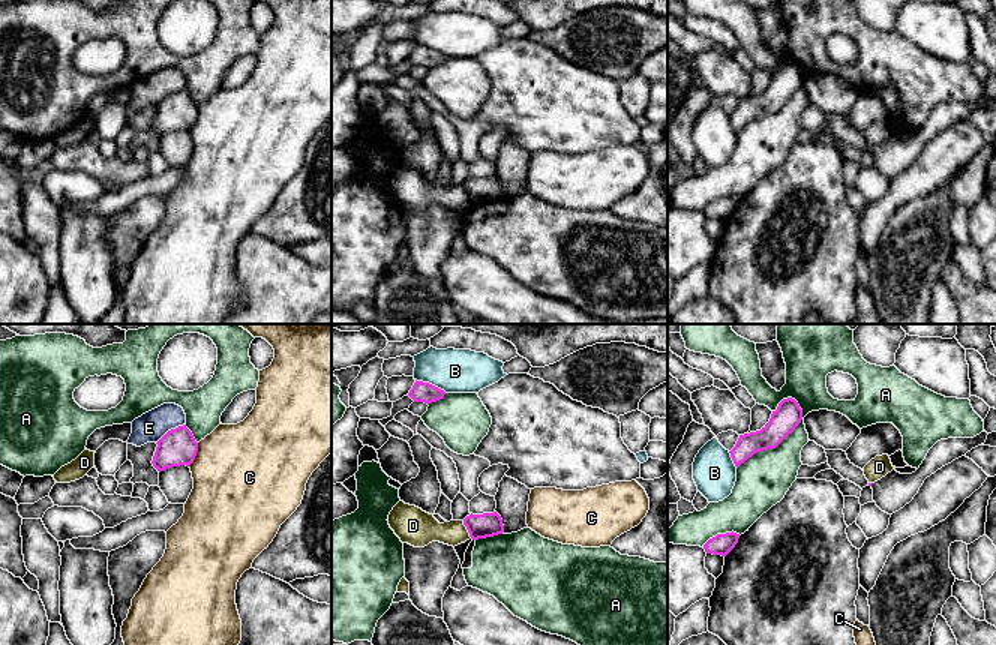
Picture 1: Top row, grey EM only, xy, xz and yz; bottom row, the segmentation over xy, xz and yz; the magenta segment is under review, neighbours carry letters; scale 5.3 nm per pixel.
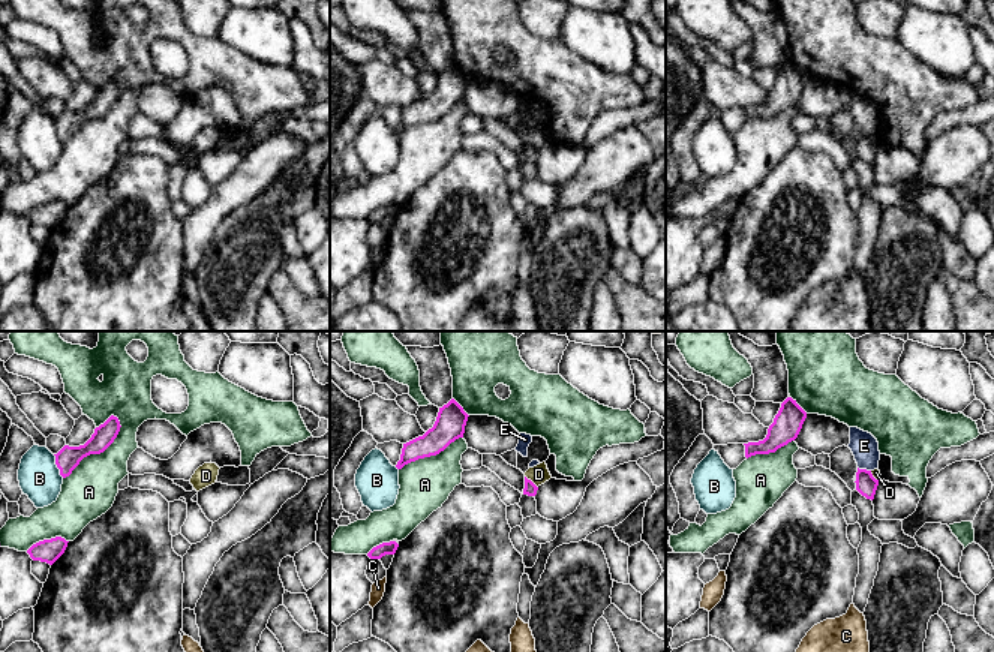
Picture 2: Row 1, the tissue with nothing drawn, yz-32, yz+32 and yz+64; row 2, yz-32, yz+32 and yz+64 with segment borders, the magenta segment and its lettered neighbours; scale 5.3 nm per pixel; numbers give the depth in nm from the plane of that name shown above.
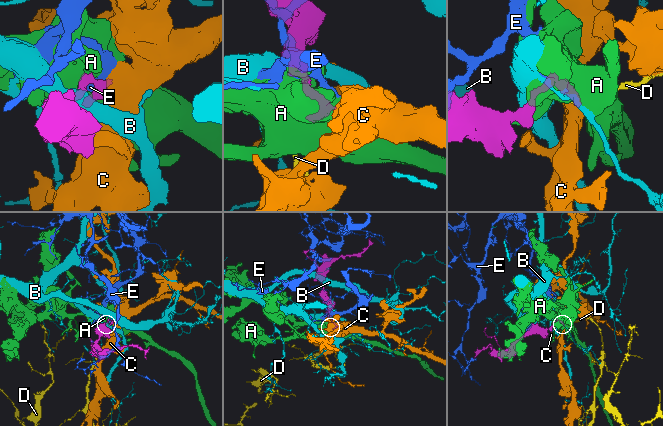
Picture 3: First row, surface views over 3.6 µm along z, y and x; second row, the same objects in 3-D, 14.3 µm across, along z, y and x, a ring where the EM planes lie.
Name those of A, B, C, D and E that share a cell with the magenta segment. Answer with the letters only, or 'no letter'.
no letter

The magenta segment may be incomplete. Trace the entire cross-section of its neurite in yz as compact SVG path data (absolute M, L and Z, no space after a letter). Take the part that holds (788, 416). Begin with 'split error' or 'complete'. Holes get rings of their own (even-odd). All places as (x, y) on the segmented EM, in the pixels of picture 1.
complete; M792 398L783 399L772 411L770 422L756 432L740 435L729 452L738 468L758 452L776 448L802 420L802 410Z

